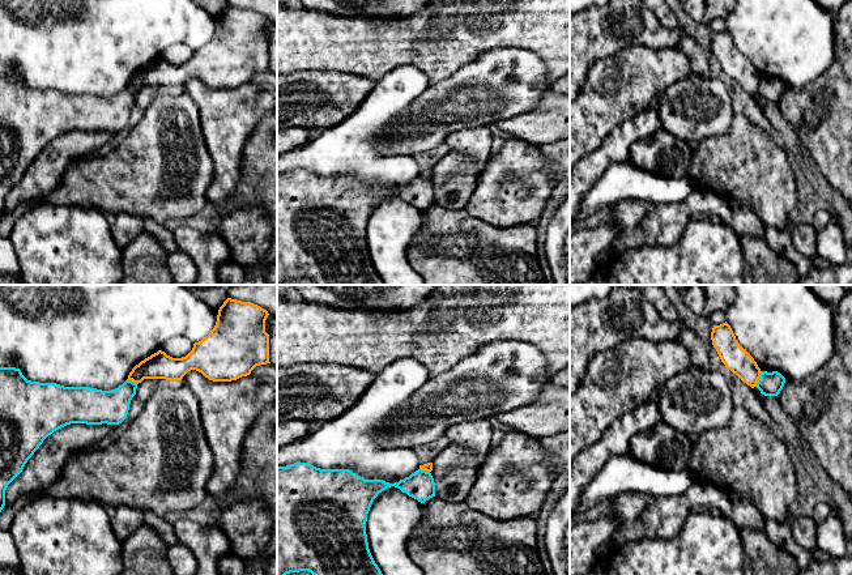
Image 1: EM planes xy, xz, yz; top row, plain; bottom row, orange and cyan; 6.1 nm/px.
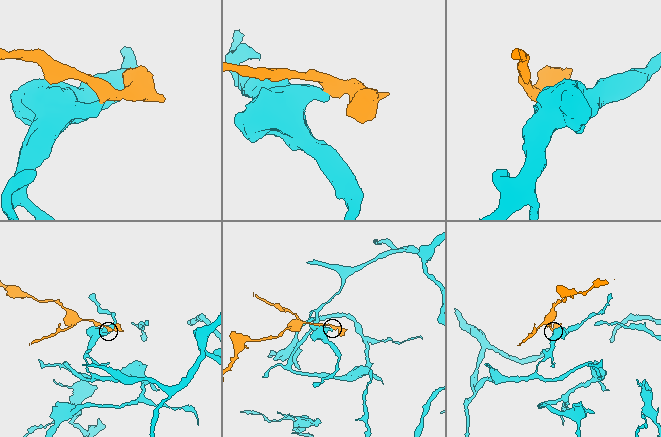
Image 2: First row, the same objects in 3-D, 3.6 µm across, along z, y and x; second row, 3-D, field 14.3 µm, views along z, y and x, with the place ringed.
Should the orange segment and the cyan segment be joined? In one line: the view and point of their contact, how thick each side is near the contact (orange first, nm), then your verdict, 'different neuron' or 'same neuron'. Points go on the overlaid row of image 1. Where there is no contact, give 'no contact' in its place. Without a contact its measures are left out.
yz (758, 379) | 160/140 nm | different neuron

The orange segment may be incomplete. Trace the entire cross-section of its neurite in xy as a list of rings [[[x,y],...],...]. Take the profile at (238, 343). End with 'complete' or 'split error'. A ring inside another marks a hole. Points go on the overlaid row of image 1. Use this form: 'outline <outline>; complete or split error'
outline [[[227,298],[218,310],[214,328],[201,341],[195,342],[192,350],[186,357],[172,358],[165,352],[158,350],[136,365],[129,372],[127,380],[132,380],[137,384],[144,379],[182,380],[183,376],[191,370],[201,372],[205,378],[213,382],[231,382],[242,376],[247,376],[256,366],[270,363],[269,335],[265,332],[265,320],[268,315],[268,311],[257,304]]]; complete

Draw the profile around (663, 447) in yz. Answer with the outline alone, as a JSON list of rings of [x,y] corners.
[[[663,421],[634,435],[630,442],[630,455],[635,460],[665,470],[687,469],[691,448],[689,435]]]

